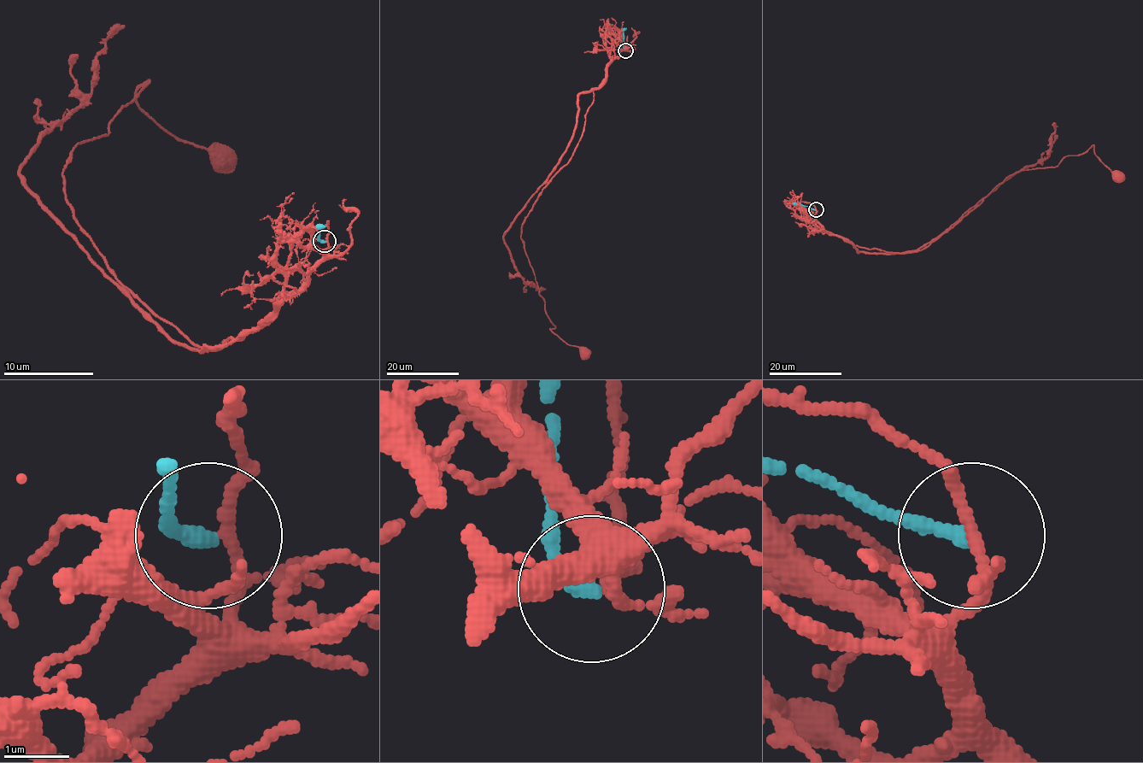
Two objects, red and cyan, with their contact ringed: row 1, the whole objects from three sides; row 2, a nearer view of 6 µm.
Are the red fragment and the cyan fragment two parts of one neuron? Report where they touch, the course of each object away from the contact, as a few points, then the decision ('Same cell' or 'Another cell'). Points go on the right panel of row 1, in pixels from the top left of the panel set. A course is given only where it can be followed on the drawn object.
Place: (816, 209). Course of red: (816, 209), (815, 220), (833, 236), (907, 253), (925, 249), (1021, 170), (1054, 167), (1093, 146), (1117, 177). Course of cyan: (816, 209), (793, 204). Another cell

